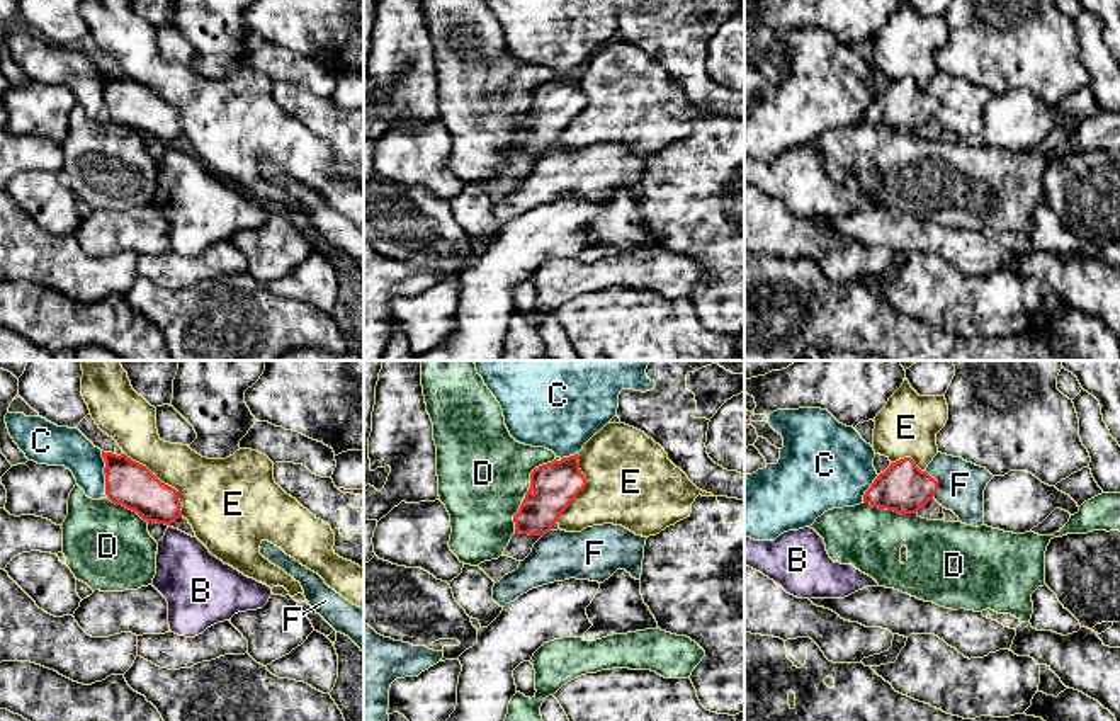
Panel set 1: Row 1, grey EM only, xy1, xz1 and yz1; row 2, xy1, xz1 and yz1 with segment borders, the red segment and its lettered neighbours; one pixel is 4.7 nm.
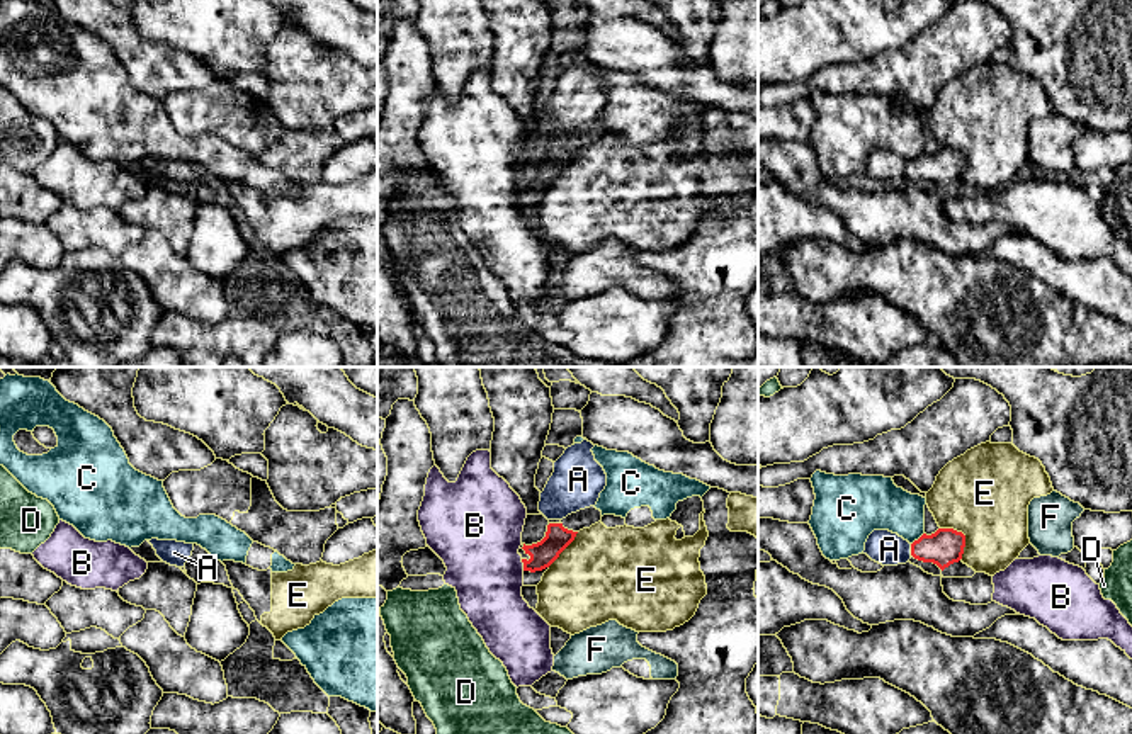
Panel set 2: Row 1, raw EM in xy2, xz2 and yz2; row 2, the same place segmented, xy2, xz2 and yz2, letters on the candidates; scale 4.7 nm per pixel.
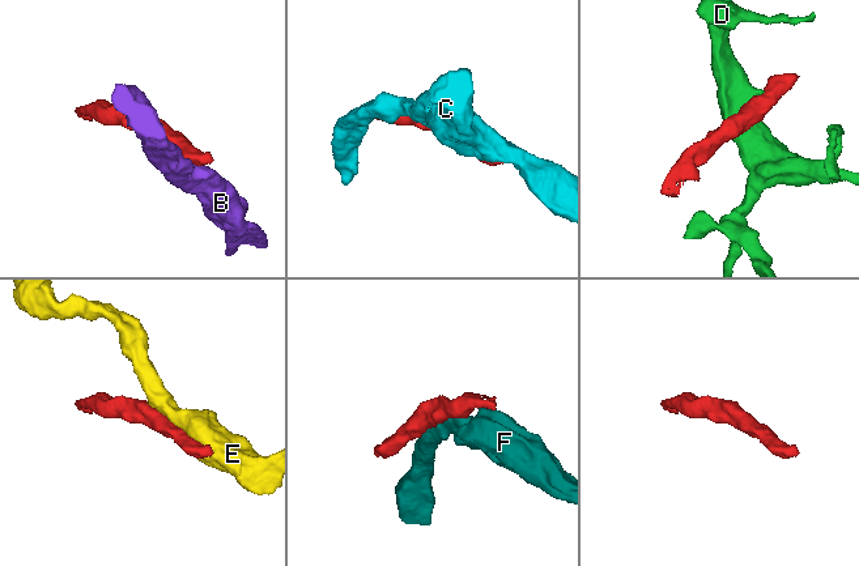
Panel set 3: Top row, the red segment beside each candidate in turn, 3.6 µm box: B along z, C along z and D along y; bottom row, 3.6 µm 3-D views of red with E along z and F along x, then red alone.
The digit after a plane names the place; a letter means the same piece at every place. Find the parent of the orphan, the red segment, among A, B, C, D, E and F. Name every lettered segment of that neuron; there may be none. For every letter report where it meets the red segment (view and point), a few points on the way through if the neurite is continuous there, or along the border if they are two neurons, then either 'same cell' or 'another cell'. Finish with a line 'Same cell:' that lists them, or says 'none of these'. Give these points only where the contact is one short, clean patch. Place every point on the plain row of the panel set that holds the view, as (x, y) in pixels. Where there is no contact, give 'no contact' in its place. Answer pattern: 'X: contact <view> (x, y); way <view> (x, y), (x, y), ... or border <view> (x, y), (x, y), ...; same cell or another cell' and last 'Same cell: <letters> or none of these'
A: contact yz2 (911, 169); way yz2 (944, 167), (911, 169), (889, 169); same cell
B: contact xz2 (524, 184); another cell
C: contact xy1 (104, 92); another cell
D: contact xz1 (529, 109); another cell
E: contact xy1 (164, 102); another cell
F: contact yz1 (937, 102); another cell
Same cell: A

